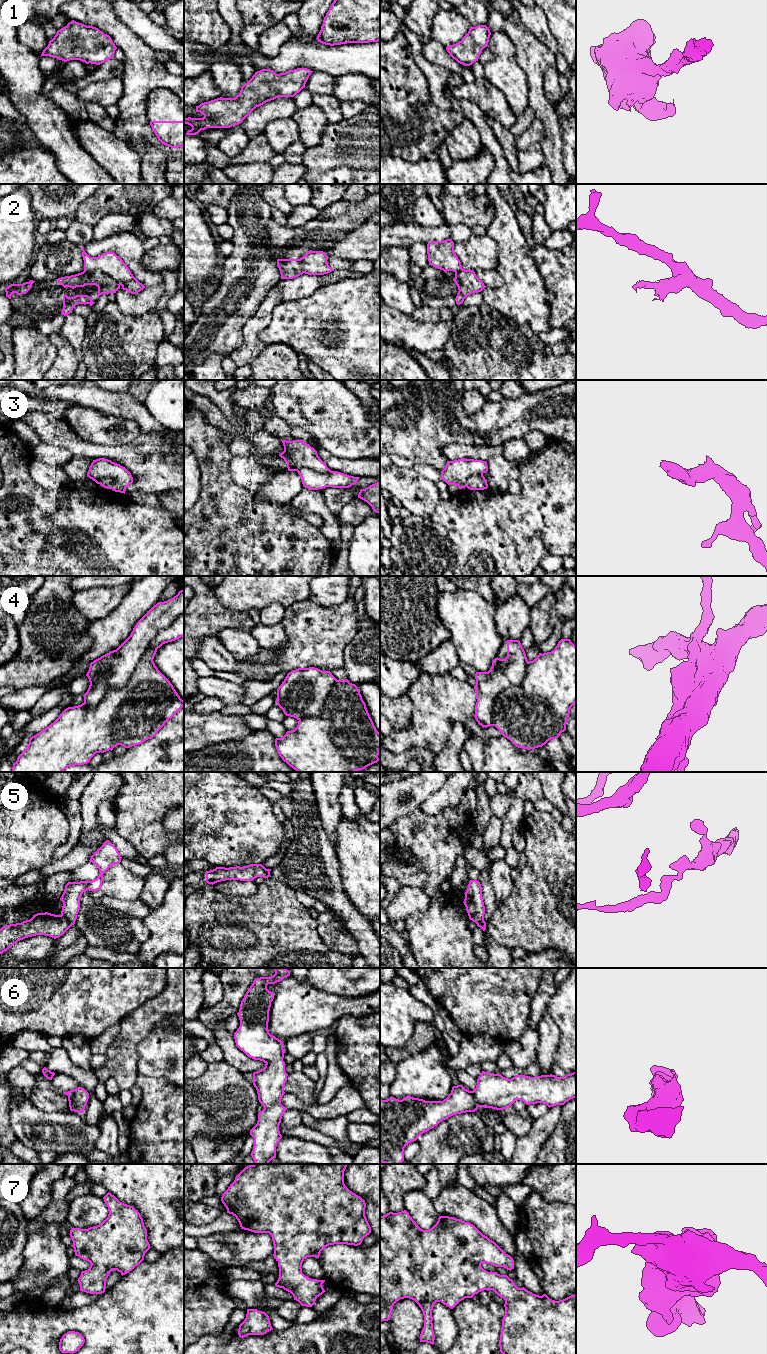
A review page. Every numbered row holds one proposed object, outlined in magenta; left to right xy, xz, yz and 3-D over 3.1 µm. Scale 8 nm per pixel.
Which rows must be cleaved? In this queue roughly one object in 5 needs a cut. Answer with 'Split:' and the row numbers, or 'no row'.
Split: 2, 3, 4, 5

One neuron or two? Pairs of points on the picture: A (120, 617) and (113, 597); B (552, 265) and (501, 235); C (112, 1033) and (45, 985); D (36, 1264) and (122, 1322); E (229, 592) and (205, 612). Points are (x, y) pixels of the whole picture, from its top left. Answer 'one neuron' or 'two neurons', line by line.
A: two neurons
B: two neurons
C: two neurons
D: two neurons
E: two neurons

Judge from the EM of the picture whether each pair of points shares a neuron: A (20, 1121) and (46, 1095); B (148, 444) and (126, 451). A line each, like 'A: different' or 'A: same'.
A: different
B: same

